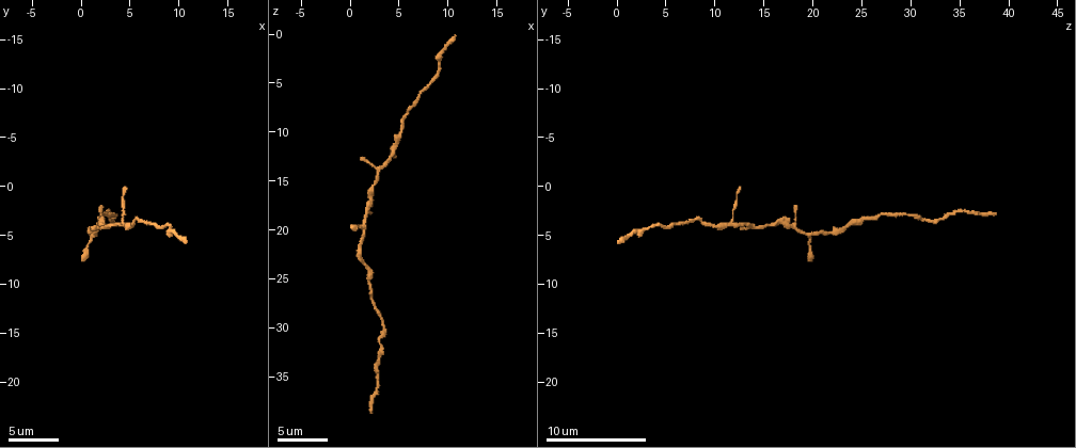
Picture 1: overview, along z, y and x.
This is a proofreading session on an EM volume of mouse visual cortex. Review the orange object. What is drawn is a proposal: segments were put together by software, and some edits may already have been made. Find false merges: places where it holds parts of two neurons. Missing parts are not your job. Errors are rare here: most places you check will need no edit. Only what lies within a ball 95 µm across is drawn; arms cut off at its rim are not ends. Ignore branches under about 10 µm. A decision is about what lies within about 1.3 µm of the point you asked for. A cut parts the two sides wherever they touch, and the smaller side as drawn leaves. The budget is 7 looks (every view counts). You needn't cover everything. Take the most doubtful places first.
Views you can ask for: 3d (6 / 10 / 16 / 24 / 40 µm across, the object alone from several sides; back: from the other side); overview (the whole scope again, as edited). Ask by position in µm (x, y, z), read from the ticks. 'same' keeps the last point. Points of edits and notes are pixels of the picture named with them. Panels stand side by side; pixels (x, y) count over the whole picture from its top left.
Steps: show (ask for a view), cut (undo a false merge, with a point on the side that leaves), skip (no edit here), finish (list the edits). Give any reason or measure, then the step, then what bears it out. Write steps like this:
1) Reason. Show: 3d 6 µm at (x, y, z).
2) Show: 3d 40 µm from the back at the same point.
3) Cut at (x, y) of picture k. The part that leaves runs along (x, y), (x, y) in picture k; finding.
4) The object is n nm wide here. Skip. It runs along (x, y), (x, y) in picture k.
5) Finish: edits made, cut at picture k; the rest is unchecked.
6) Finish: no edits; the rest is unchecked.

Branch point. Show: 3d 6 µm at (1.8, 4.4, 18.0).

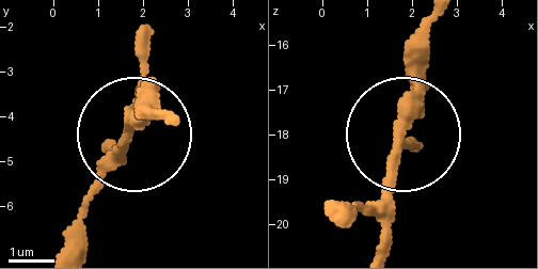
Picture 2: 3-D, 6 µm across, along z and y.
Other side. Show: 3d 6 µm from the back at (1.70, 4.30, 18.20).

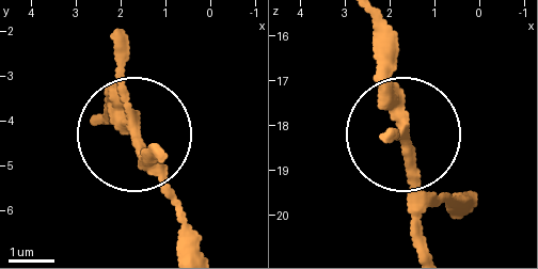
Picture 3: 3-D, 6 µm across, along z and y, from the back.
The side arm is 23 µm long. Skip. It runs along (399, 141), (422, 190), (422, 248) in picture 3; one neuron here.

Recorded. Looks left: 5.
Three arms meet. Show: 3d 10 µm at (4.0, 4.0, 12.2).

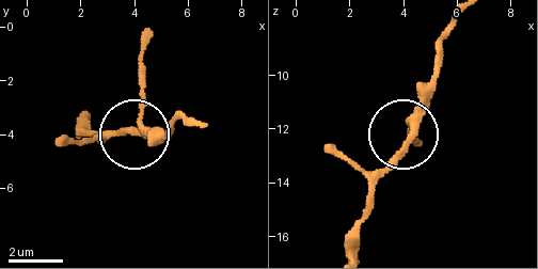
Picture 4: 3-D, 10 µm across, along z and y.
The object is 240 nm wide here. Skip. It runs along (350, 247), (374, 177), (408, 137), (433, 49) in picture 4; all the same neuron.

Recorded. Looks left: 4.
Thin neck. Show: 3d 16 µm at (3.4, 2.8, 29.6).

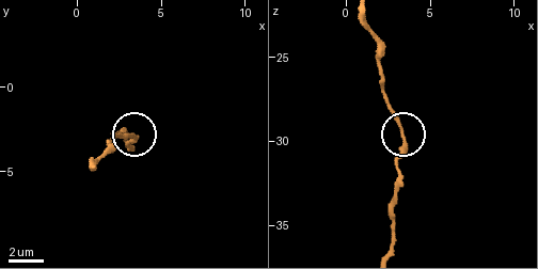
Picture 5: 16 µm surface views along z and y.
The object is 210 nm wide here. Skip. One neuron here.

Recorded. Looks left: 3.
Finish: no edits; the rest is unchecked.

